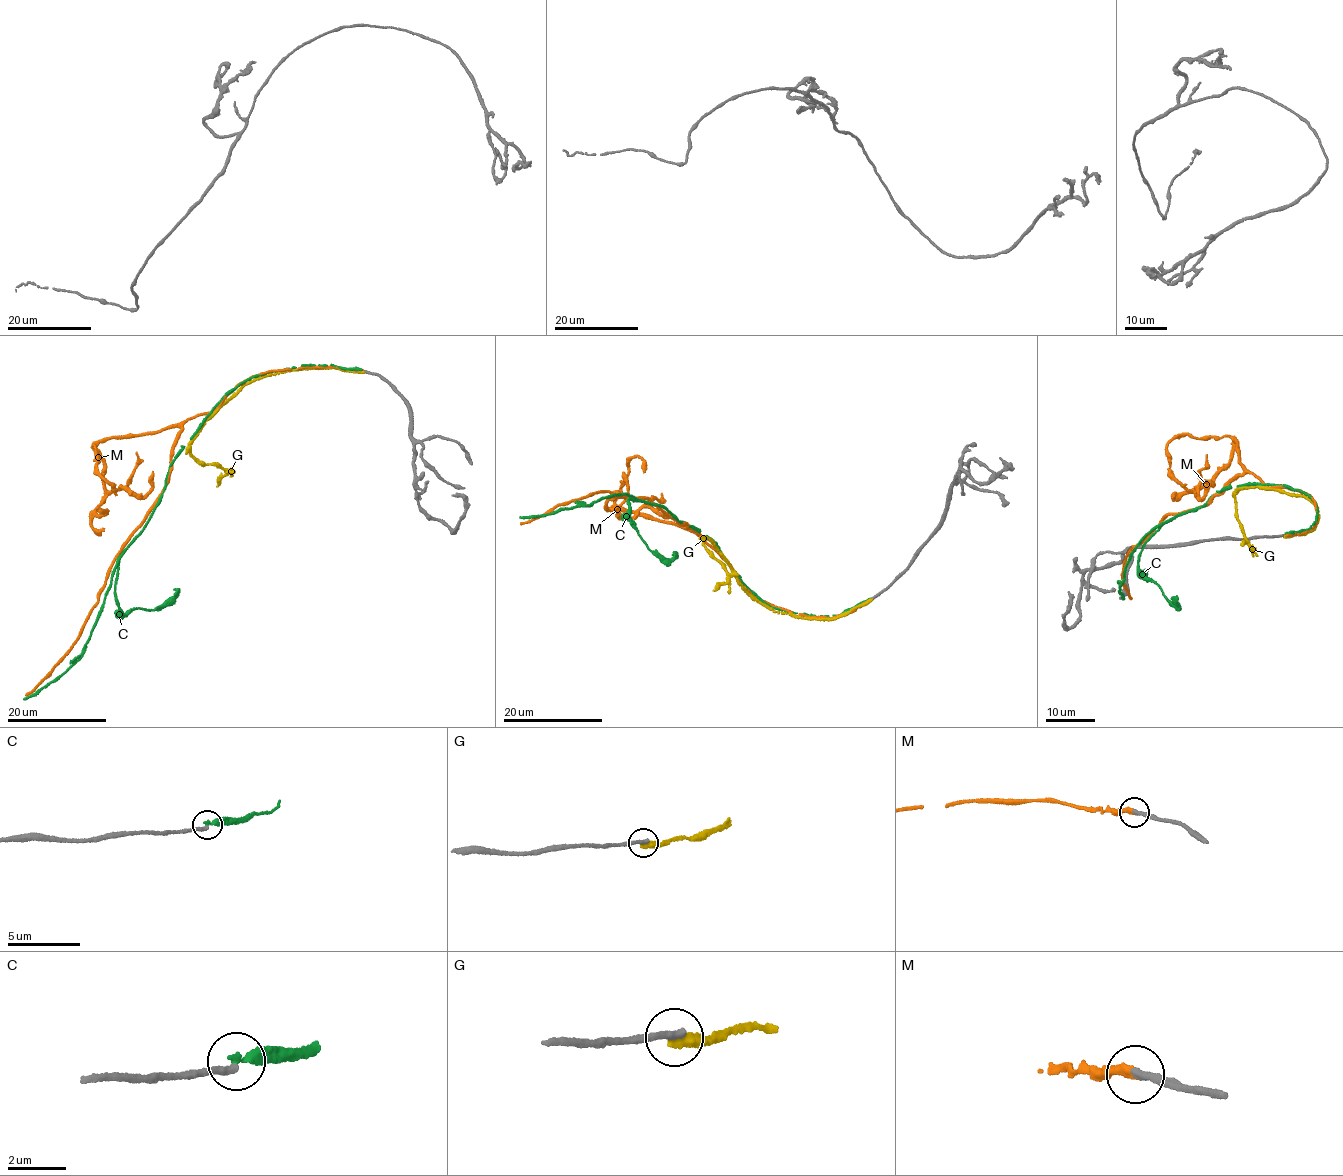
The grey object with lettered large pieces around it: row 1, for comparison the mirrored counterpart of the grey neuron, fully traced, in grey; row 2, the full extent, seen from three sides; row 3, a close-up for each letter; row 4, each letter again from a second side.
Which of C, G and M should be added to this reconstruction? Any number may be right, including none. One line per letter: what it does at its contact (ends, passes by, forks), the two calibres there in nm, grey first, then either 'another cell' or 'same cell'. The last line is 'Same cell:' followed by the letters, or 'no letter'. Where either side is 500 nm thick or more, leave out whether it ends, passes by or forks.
C: it ends | 240/280 nm | another cell
G: it ends | 300/400 nm | another cell
M: it ends | 240/380 nm | same cell
Same cell: M

